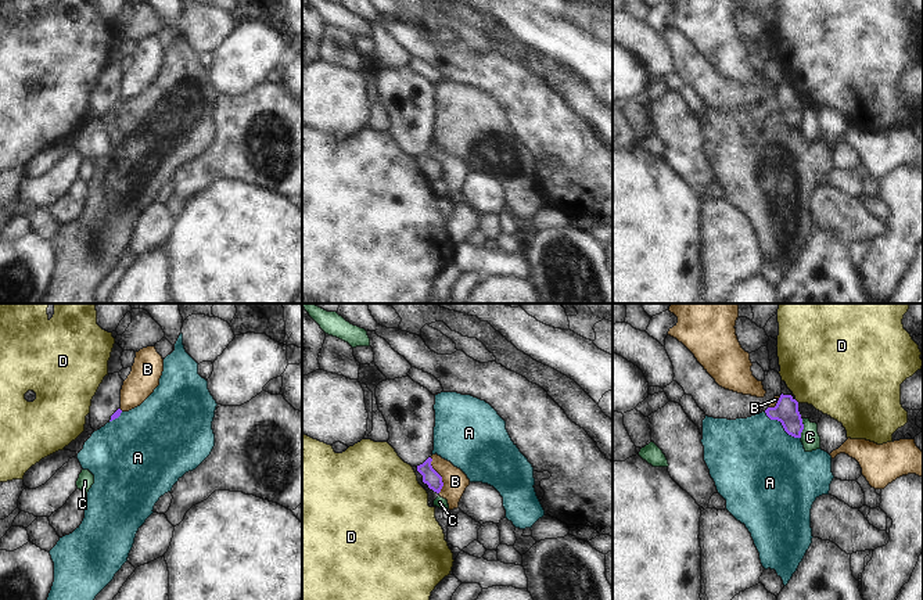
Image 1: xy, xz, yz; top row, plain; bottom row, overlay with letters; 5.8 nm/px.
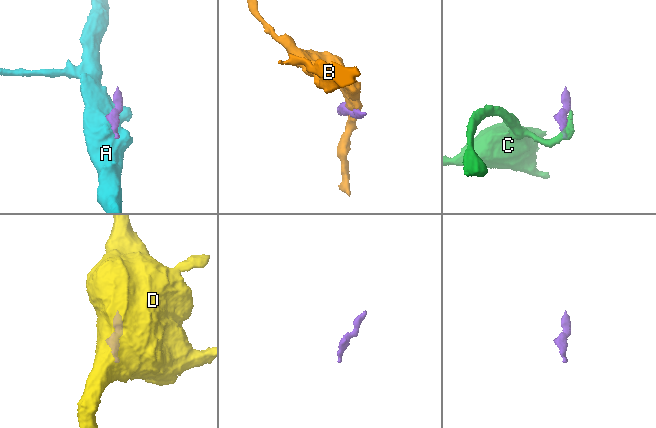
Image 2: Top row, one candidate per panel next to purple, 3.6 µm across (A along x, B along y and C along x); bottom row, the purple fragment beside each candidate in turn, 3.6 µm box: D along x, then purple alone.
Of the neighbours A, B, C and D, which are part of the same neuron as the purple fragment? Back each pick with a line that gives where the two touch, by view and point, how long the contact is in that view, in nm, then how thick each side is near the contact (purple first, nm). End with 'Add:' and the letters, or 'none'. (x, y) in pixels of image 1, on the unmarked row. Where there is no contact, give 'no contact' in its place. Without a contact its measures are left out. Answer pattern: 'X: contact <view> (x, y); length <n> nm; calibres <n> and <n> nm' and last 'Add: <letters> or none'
Add: none

